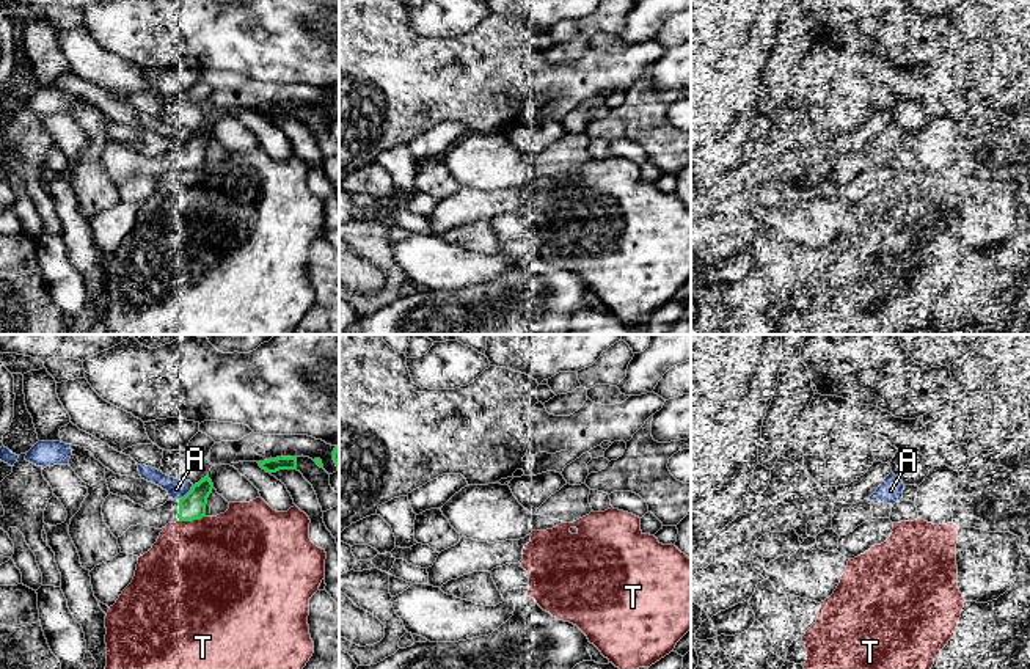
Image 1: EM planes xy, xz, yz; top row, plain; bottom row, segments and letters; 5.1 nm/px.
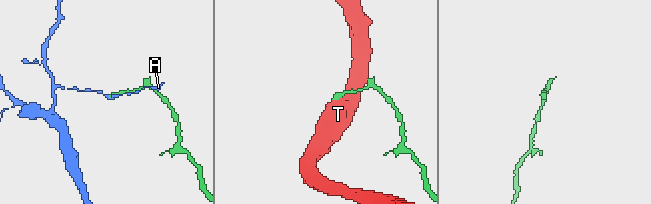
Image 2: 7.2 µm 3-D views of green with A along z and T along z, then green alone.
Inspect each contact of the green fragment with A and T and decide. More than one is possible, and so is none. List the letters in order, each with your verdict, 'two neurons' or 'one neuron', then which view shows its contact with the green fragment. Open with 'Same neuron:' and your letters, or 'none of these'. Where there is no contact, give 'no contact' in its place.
Same neuron: none of these
A: two neurons | xy
T: two neurons | xy

